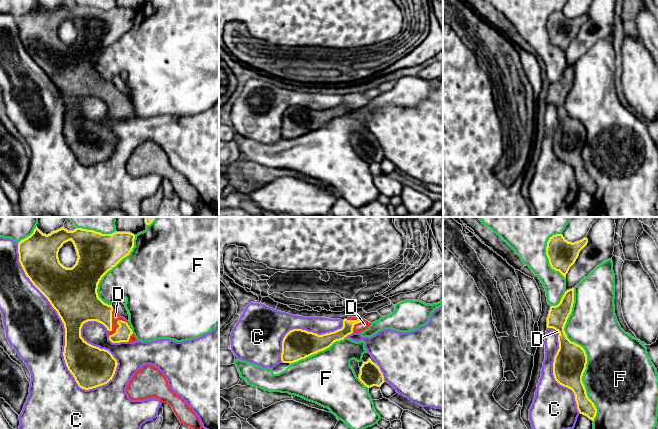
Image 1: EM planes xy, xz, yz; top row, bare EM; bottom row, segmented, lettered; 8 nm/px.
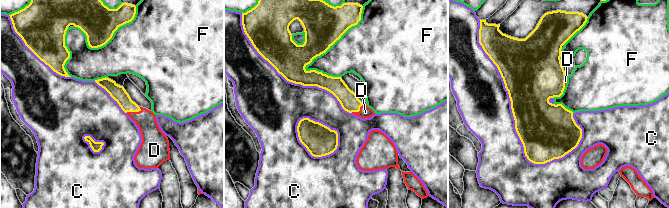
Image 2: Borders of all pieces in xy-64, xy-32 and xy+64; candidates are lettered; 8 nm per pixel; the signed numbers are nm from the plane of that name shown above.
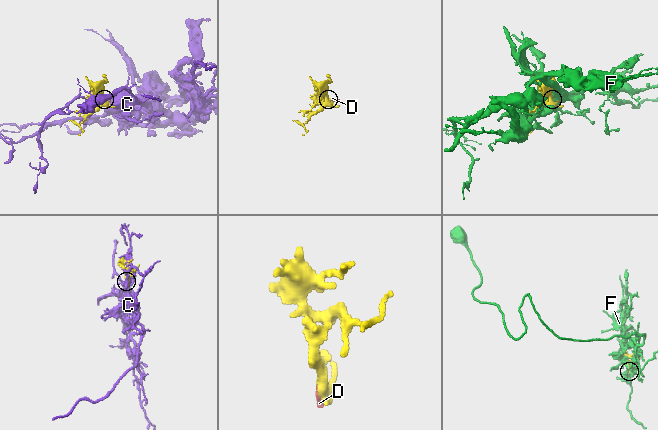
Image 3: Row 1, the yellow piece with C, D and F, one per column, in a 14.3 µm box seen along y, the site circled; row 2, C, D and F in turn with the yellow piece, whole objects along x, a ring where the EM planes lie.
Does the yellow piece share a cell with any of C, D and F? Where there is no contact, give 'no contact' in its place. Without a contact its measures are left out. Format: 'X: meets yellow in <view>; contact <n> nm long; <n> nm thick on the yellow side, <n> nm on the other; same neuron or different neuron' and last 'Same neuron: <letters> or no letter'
C: meets yellow in xy; contact 1350 nm long; 360 nm thick on the yellow side, 460 nm on the other; different neuron
D: meets yellow in xy; contact 200 nm long; 120 nm thick on the yellow side, 60 nm on the other; same neuron
F: meets yellow in yz; contact 1100 nm long; 260 nm thick on the yellow side, 460 nm on the other; different neuron
Same neuron: D

